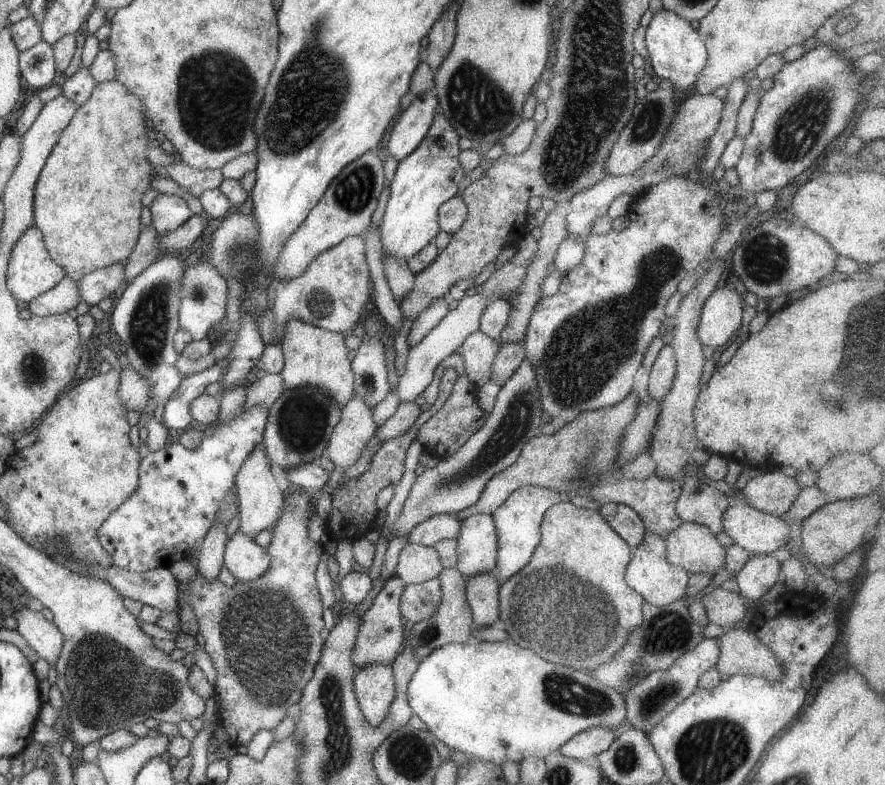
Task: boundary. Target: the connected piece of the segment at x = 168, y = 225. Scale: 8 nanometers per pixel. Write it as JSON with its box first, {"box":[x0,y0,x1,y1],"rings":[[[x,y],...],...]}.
{"box":[148,193,193,235],"rings":[[[163,193],[156,196],[148,209],[151,212],[151,226],[156,230],[157,235],[169,234],[193,214],[182,198]]]}

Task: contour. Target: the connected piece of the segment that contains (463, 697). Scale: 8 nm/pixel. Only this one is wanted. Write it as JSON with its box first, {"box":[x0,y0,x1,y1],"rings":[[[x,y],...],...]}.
{"box":[406,640,626,766],"rings":[[[469,640],[465,643],[447,643],[432,650],[424,659],[419,663],[419,666],[413,672],[408,685],[406,686],[406,697],[409,703],[409,708],[416,714],[426,726],[434,738],[439,742],[443,742],[445,746],[455,751],[455,754],[461,754],[463,757],[473,757],[475,759],[489,761],[501,766],[504,762],[521,762],[522,758],[532,757],[544,758],[546,754],[557,751],[558,748],[575,736],[578,732],[587,730],[593,727],[607,727],[618,729],[622,731],[625,728],[624,718],[626,715],[626,706],[624,697],[616,690],[597,682],[588,674],[583,674],[579,670],[571,670],[565,666],[557,666],[557,664],[549,664],[531,649],[523,648],[515,643],[506,643],[505,641],[475,641]]]}

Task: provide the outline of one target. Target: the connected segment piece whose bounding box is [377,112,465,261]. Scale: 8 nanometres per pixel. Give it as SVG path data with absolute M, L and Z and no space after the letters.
M436 112L417 148L397 163L381 225L377 229L383 257L391 255L405 261L440 231L437 220L439 205L455 195L457 184L465 175L458 161L461 152L457 145L459 138L449 121Z

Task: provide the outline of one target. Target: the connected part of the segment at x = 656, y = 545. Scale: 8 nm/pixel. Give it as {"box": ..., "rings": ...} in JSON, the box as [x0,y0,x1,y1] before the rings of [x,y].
{"box":[624,531,689,607],"rings":[[[645,531],[640,543],[632,549],[632,555],[624,570],[624,579],[632,591],[638,592],[645,601],[662,607],[677,599],[683,599],[689,573],[683,568],[666,561],[666,546],[663,537]]]}

